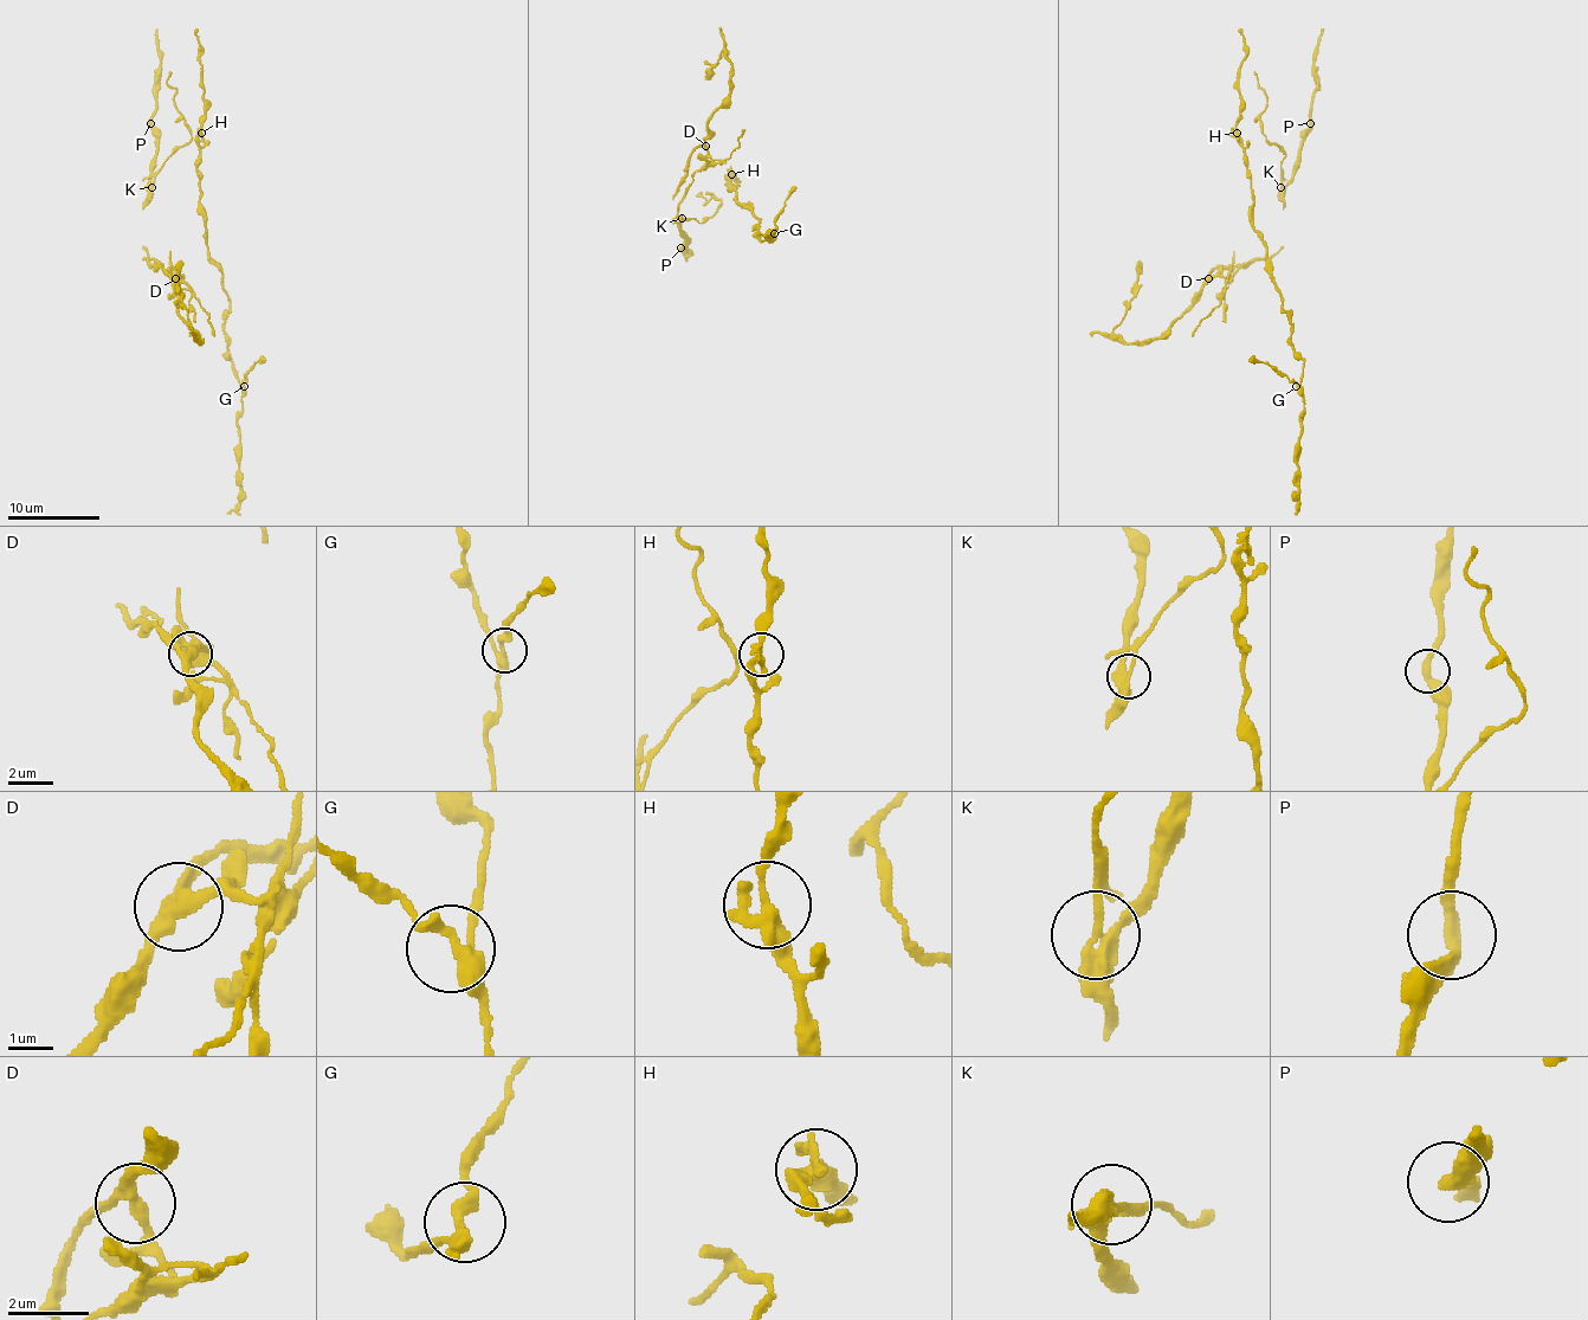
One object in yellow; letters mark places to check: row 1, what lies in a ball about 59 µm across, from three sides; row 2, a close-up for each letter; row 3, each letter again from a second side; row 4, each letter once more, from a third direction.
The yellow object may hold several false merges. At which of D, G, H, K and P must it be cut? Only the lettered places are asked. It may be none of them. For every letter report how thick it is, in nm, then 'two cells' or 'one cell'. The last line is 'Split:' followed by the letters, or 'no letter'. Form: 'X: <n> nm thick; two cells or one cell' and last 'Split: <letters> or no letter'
D: 320 nm thick; two cells
G: 300 nm thick; one cell
H: 240 nm thick; one cell
K: 320 nm thick; two cells
P: 300 nm thick; one cell
Split: D, K

